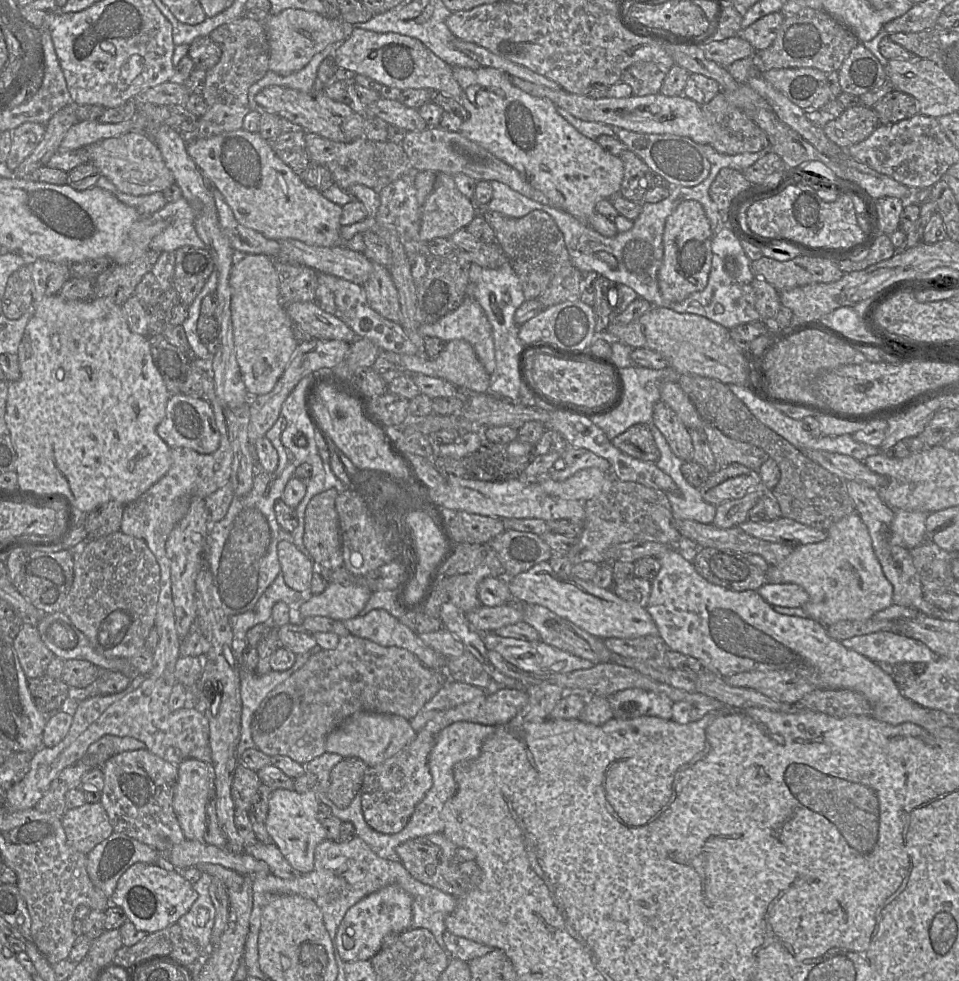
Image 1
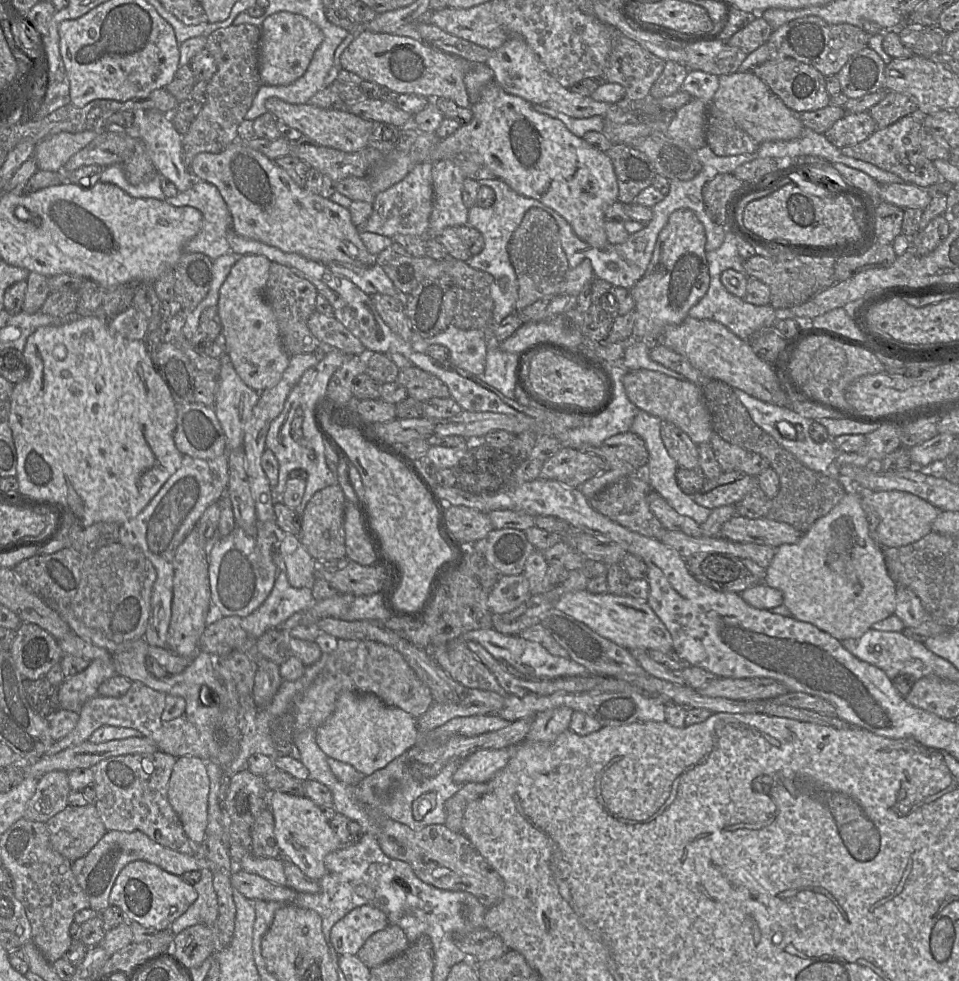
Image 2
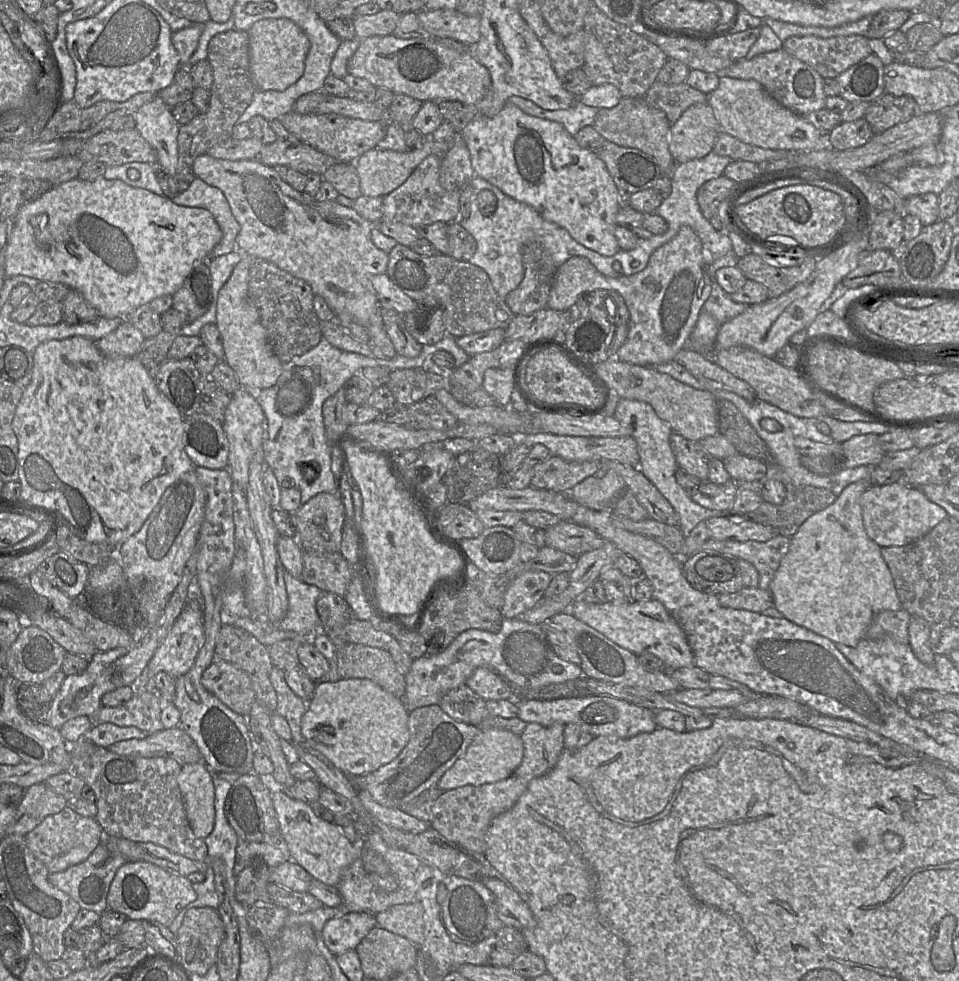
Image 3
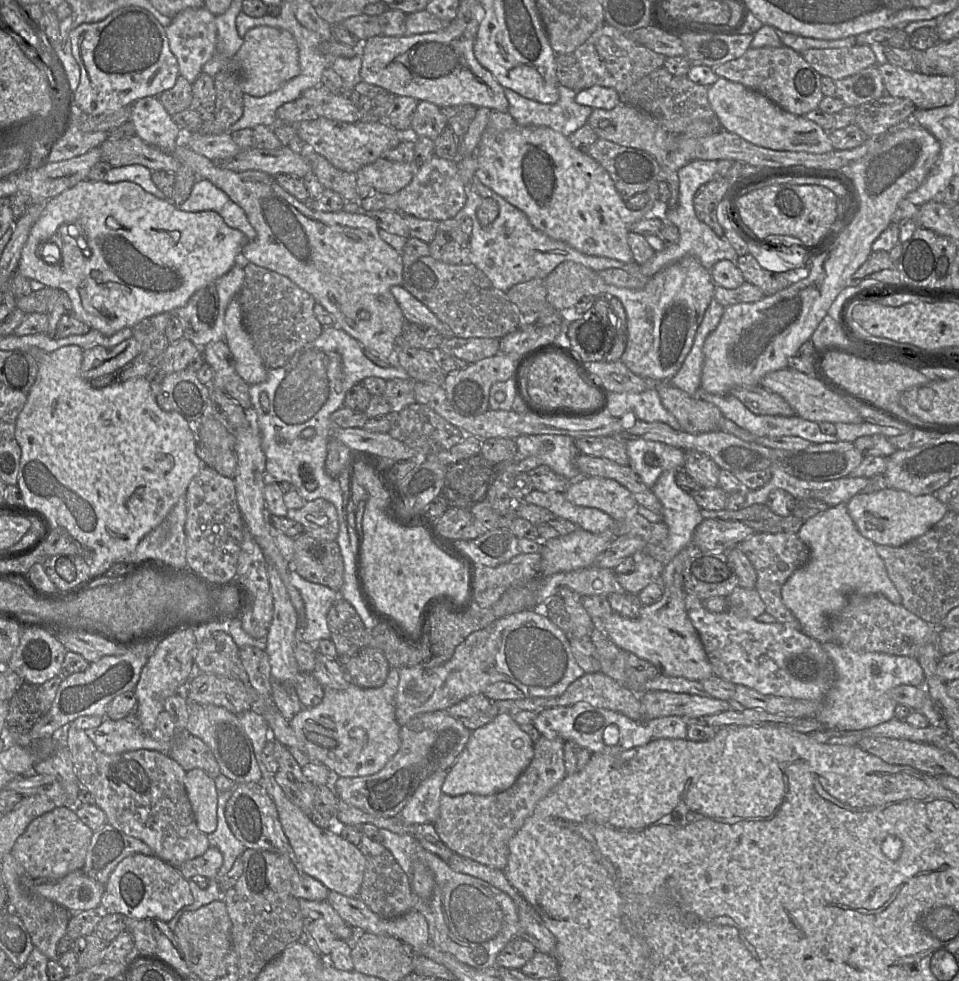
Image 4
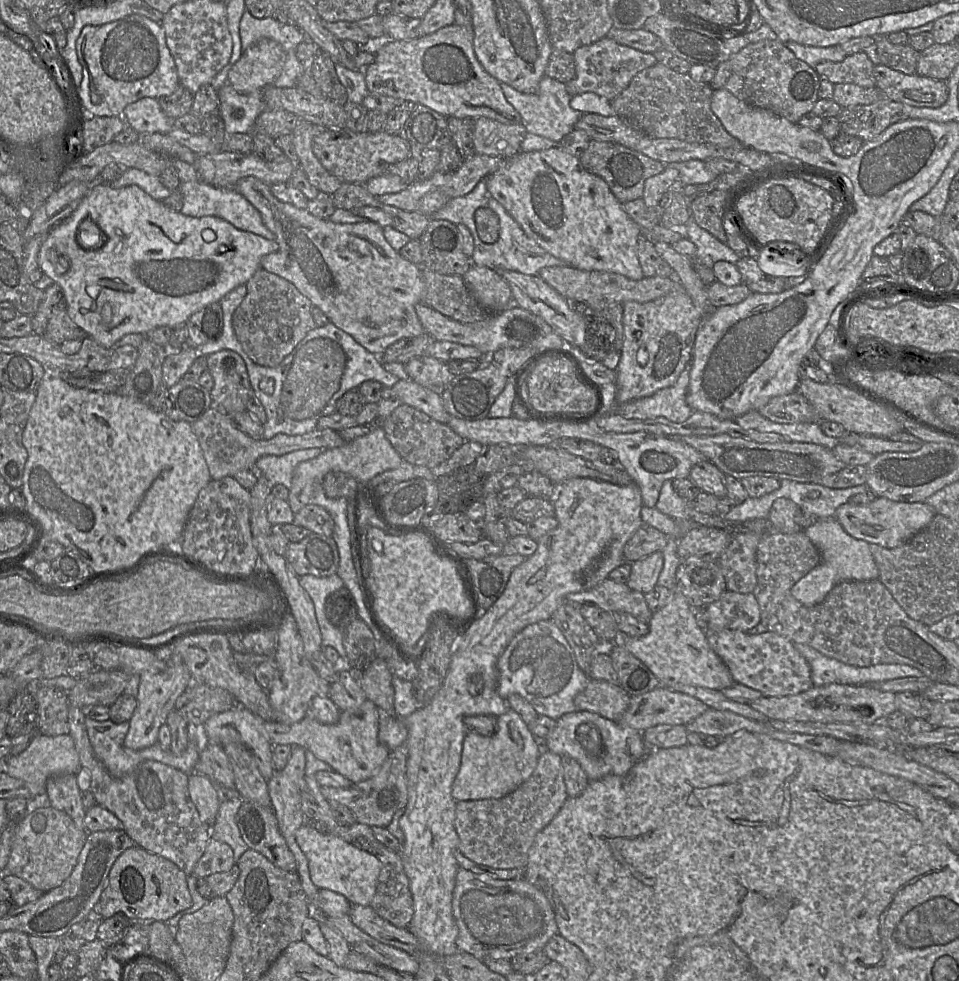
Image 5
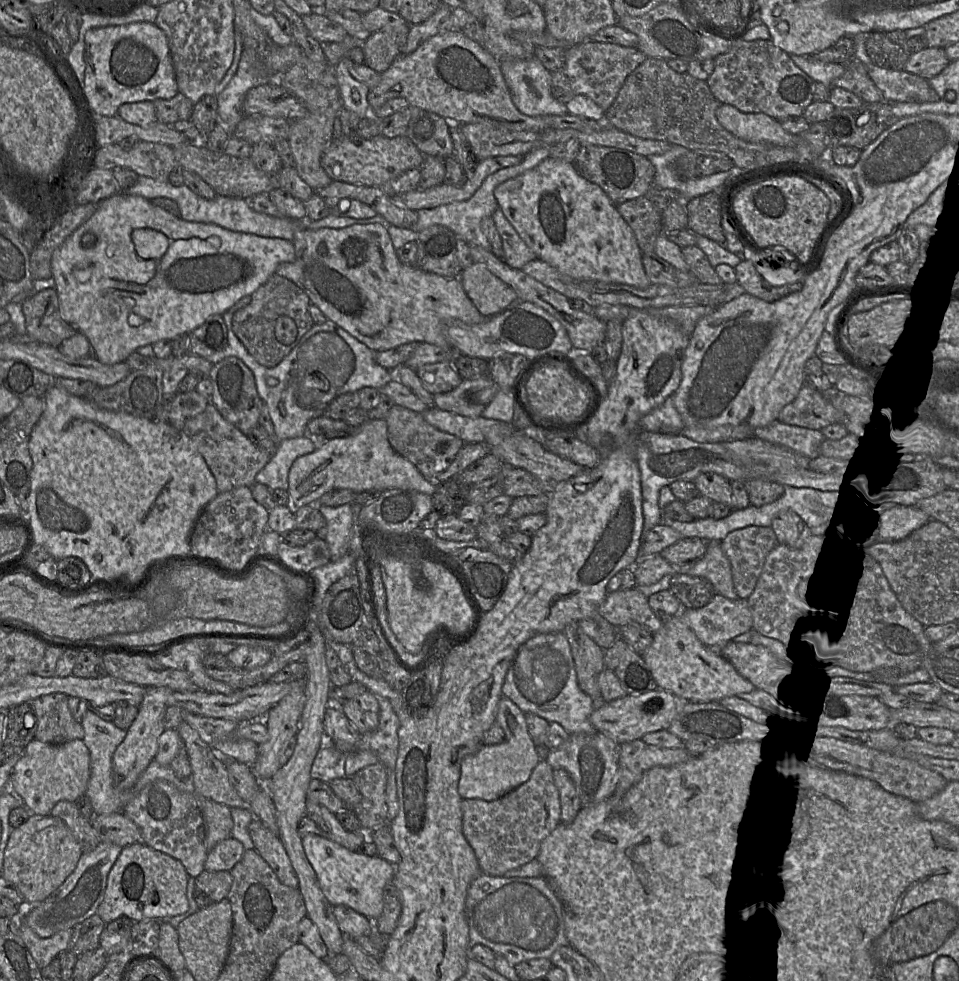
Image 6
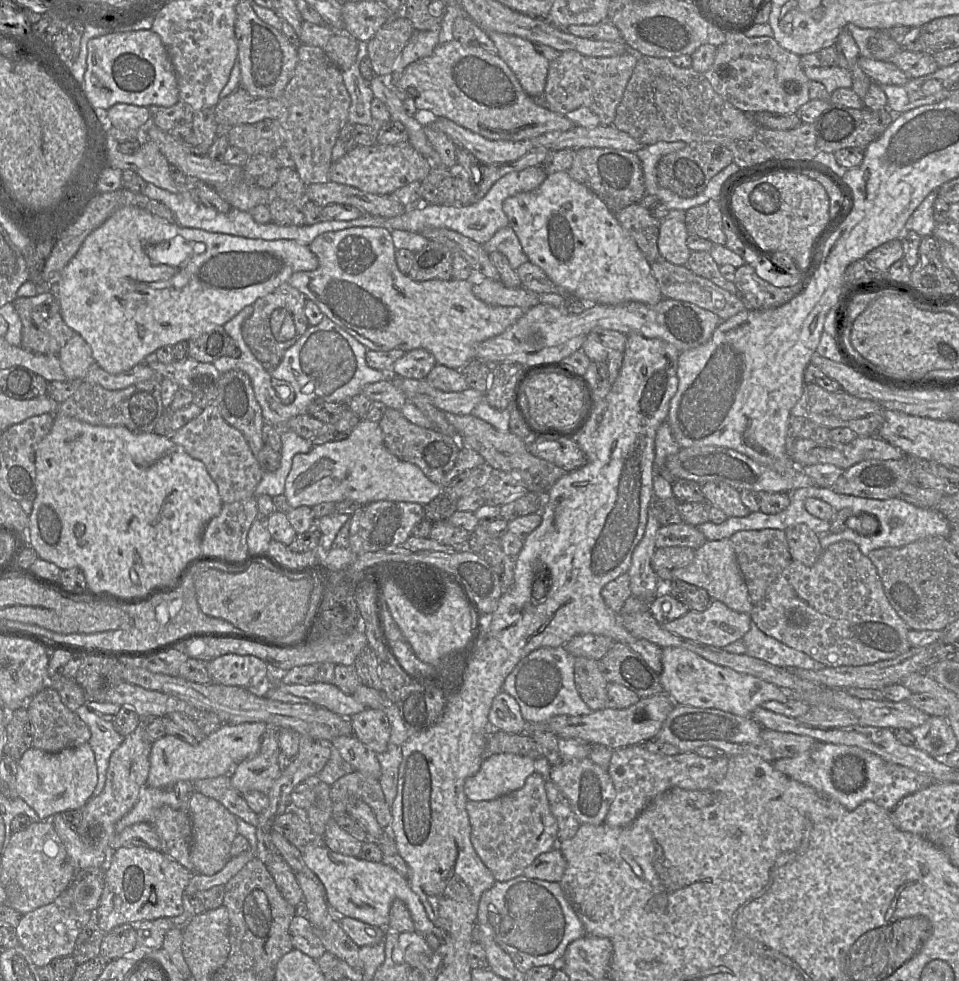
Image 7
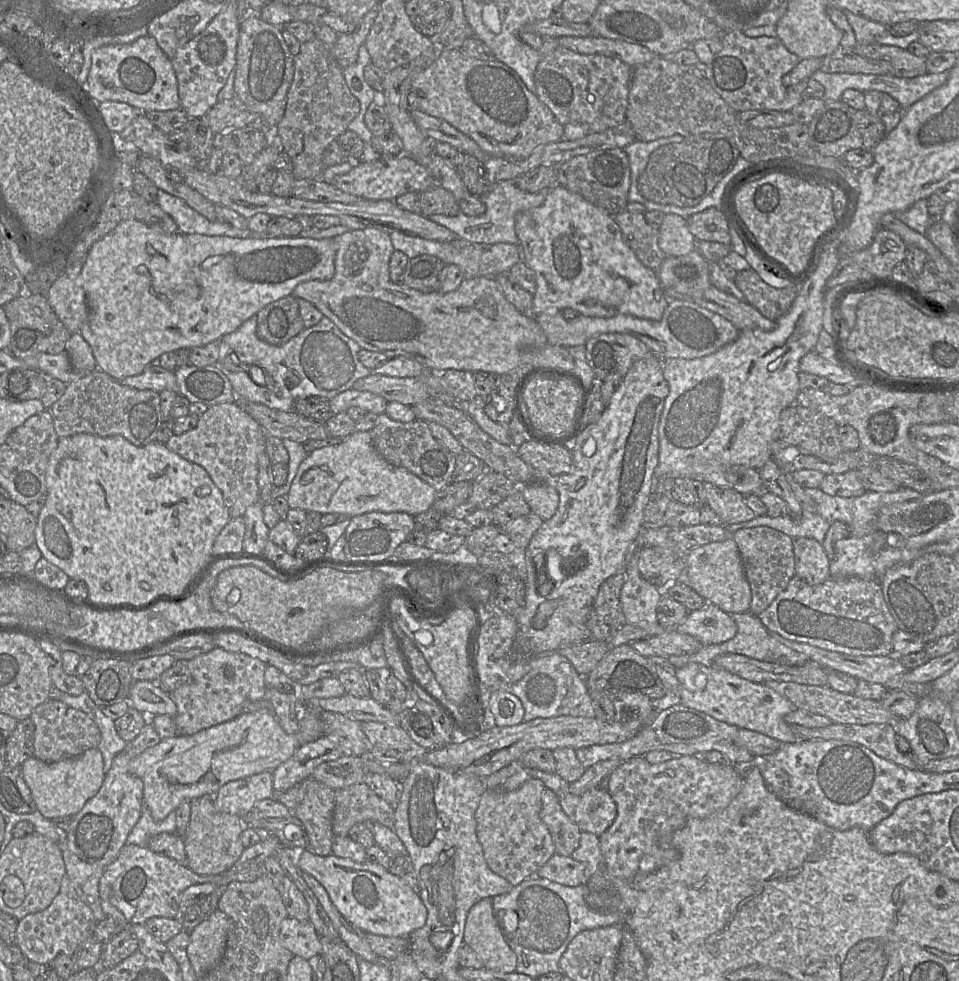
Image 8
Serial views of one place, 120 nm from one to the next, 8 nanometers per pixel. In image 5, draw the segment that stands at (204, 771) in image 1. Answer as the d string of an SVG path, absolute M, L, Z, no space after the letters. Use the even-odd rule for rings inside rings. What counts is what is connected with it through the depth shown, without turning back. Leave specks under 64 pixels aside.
M193 773L189 775L188 790L201 821L212 827L220 807L215 783L204 774Z

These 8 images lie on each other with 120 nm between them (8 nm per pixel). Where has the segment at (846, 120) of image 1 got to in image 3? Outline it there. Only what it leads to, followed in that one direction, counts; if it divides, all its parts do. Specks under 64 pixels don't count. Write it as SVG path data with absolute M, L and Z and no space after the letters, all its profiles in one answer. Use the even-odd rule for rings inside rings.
M860 118L841 122L827 136L827 145L837 150L847 150L866 144L874 133L870 124Z

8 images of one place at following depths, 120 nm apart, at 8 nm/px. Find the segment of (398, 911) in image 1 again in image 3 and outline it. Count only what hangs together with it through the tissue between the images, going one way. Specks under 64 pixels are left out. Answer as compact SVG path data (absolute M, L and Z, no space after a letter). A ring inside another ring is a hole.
M351 912L328 920L322 929L322 938L335 956L355 950L362 939L377 926L369 912Z

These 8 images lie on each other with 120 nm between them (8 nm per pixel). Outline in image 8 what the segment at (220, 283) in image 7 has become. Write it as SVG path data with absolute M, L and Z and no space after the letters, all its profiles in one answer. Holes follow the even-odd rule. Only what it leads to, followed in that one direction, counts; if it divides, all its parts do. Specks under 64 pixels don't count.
M123 220L93 243L83 264L80 277L88 317L80 334L92 348L98 370L115 380L135 376L165 352L205 346L234 332L265 306L293 294L301 282L332 279L335 254L335 243L331 238L167 234L139 220Z

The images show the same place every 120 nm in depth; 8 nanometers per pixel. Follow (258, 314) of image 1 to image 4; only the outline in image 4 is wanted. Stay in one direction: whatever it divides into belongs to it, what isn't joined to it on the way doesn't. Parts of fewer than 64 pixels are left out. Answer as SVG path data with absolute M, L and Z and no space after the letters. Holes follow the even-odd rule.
M238 297L233 298L226 309L225 342L233 355L237 374L248 385L258 384L267 379L268 369L253 339L244 328Z

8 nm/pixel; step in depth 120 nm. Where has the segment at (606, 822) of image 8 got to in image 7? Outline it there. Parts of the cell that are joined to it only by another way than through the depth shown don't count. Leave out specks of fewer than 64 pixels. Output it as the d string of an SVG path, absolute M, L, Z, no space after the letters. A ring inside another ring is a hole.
M590 758L572 760L553 765L550 771L550 780L567 798L580 824L601 825L604 823L615 798L615 788L606 769L593 763Z

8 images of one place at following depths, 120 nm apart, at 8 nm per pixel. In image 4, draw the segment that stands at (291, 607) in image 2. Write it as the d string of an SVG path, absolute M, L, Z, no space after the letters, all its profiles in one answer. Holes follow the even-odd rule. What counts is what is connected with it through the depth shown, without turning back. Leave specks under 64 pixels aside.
M292 566L291 583L299 591L305 606L304 624L297 629L297 639L314 645L322 639L331 639L327 614L340 594L303 579Z

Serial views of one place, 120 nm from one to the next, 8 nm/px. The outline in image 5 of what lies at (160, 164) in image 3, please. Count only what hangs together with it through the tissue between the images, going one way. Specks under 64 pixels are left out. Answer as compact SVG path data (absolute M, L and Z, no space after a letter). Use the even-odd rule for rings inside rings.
M143 97L128 104L122 117L138 133L168 134L173 129L173 119L168 118L159 101L151 97Z

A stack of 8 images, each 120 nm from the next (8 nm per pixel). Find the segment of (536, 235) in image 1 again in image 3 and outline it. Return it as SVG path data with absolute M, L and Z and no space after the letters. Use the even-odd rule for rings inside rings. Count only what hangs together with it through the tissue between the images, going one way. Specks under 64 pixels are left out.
M536 242L522 247L524 277L505 302L514 315L529 315L547 307L552 279L557 270L549 252Z

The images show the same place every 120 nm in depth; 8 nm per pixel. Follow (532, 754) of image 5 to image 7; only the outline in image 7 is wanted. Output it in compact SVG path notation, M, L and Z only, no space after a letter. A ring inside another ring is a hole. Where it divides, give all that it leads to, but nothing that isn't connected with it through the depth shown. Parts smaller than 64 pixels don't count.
M504 691L494 698L488 721L490 729L502 730L510 734L522 734L526 725L518 702ZM512 753L493 754L486 756L479 771L465 780L464 791L468 800L494 800L521 789L525 785L527 778L534 773L535 760L530 757Z

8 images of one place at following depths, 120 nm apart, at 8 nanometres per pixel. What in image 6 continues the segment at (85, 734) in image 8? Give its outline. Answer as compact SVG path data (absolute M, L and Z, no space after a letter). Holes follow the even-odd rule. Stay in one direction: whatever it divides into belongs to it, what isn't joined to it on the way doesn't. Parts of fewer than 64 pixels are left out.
M52 693L29 702L38 717L35 739L49 744L63 744L71 740L83 740L84 728L72 716L68 696Z

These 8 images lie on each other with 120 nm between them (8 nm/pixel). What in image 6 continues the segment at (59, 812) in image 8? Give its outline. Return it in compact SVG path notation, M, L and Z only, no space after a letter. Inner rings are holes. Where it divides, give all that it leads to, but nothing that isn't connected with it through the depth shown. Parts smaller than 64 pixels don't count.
M33 739L10 775L10 792L16 793L24 806L37 815L50 815L59 801L76 802L86 794L90 779L90 753L83 740L49 744Z

